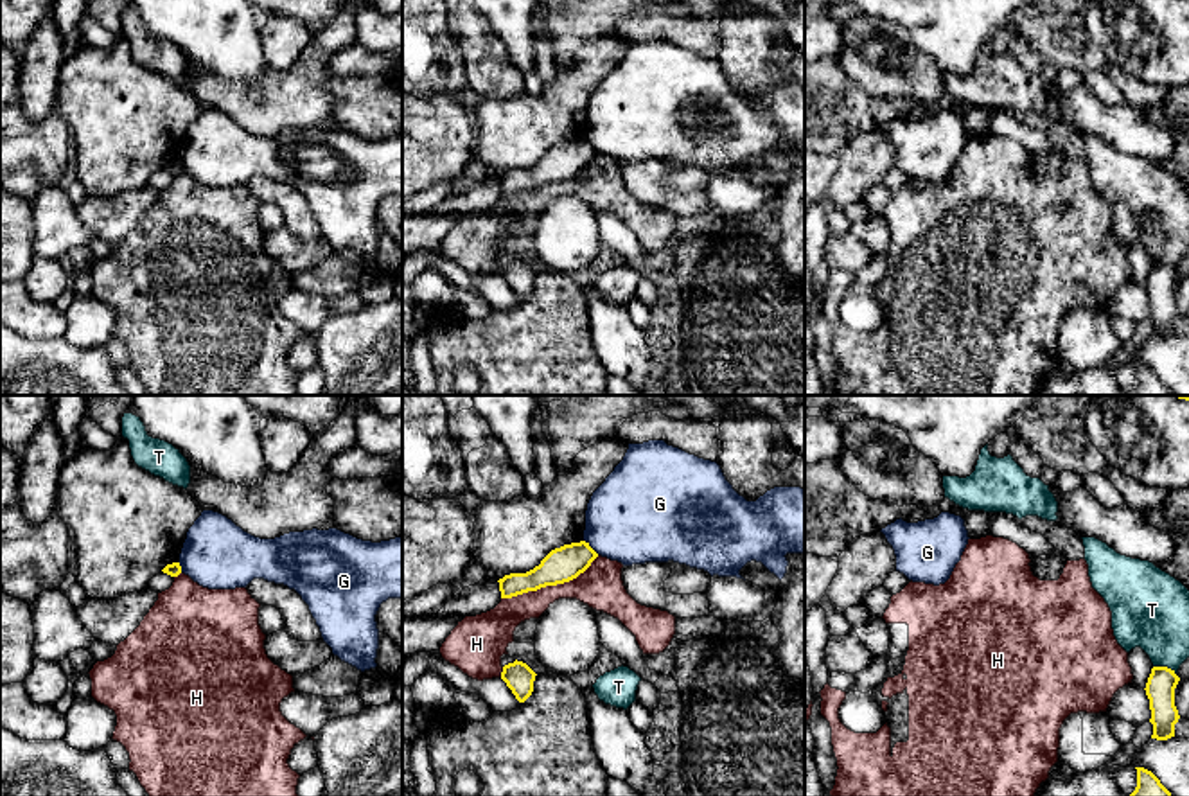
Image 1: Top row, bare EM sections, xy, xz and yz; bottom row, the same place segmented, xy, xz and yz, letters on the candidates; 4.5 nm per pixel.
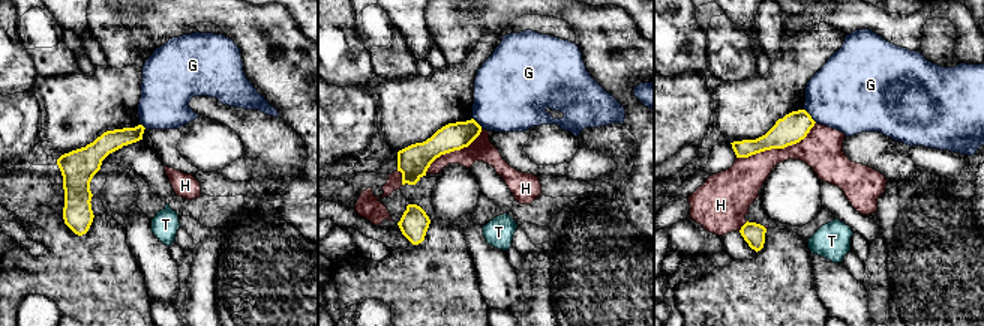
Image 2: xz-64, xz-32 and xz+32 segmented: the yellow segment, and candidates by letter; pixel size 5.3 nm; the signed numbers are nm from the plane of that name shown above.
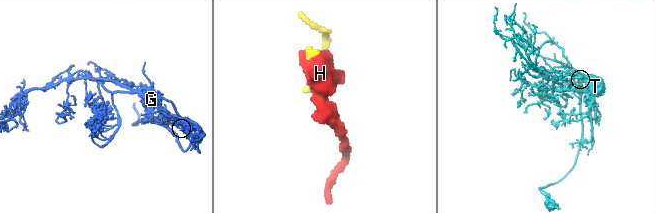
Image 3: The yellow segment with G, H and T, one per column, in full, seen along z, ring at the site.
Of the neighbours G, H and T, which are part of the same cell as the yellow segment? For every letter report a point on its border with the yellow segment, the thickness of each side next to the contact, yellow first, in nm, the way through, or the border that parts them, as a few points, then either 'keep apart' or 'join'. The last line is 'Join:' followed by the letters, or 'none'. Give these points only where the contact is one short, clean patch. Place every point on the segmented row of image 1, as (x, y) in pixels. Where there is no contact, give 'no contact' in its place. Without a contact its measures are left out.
G: xz (590, 547) | 160/420 nm | along xz (584, 539), (598, 554) | keep apart
H: xz (550, 584) | 160/200 nm | keep apart
T: yz (1164, 667) | 130/320 nm | keep apart
Join: none

